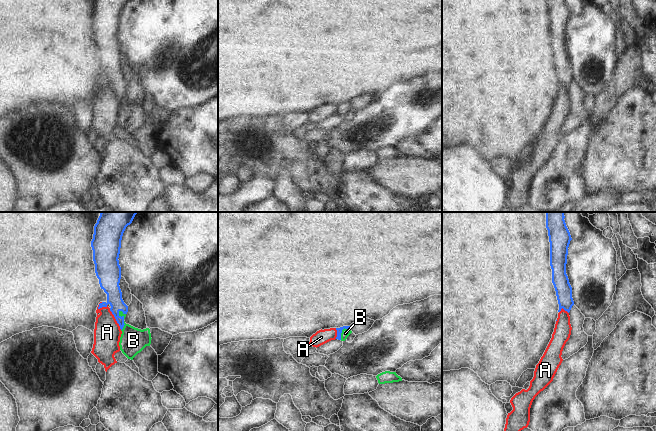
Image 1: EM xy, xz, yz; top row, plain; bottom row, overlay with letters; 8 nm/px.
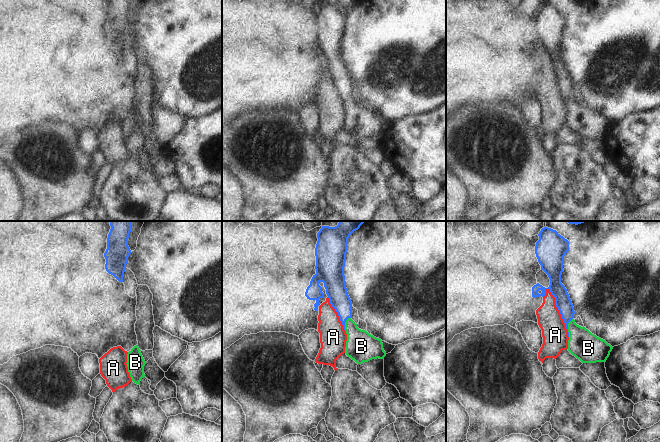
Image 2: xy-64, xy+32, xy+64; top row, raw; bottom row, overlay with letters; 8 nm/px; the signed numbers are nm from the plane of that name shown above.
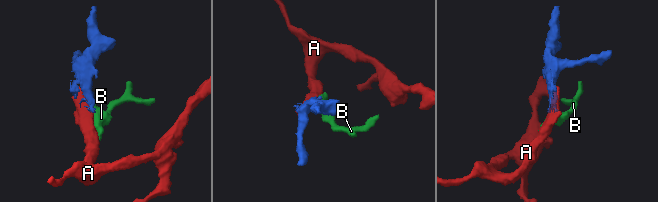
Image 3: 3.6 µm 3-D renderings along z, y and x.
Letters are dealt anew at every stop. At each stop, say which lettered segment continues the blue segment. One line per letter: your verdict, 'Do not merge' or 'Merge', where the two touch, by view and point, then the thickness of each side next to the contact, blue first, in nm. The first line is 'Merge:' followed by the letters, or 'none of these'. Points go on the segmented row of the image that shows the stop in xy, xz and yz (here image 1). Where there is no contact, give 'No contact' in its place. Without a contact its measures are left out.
Merge: B
A: Do not merge. Touches blue at xy (115, 318). Thickness 130 nm (blue) against 220 nm
B: Merge. Touches blue at xz (341, 331). Thickness 50 nm (blue) against 70 nm

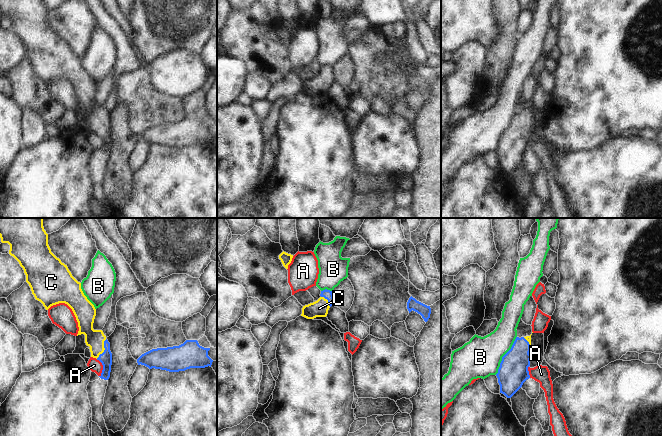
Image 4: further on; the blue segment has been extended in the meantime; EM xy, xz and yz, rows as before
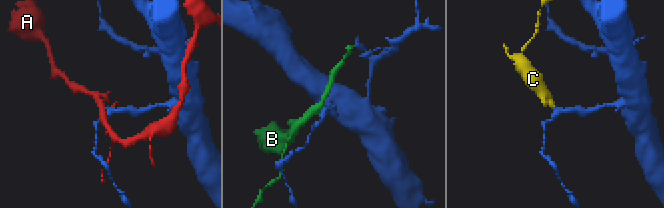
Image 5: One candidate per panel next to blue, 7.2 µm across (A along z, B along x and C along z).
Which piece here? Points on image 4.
Merge: C
A: Do not merge. Touches blue at xy (103, 367). Thickness 100 nm (blue) against 100 nm
B: Do not merge. Touches blue at yz (504, 355). Thickness 240 nm (blue) against 320 nm
C: Merge. Touches blue at xy (105, 349). Thickness 100 nm (blue) against 150 nm

